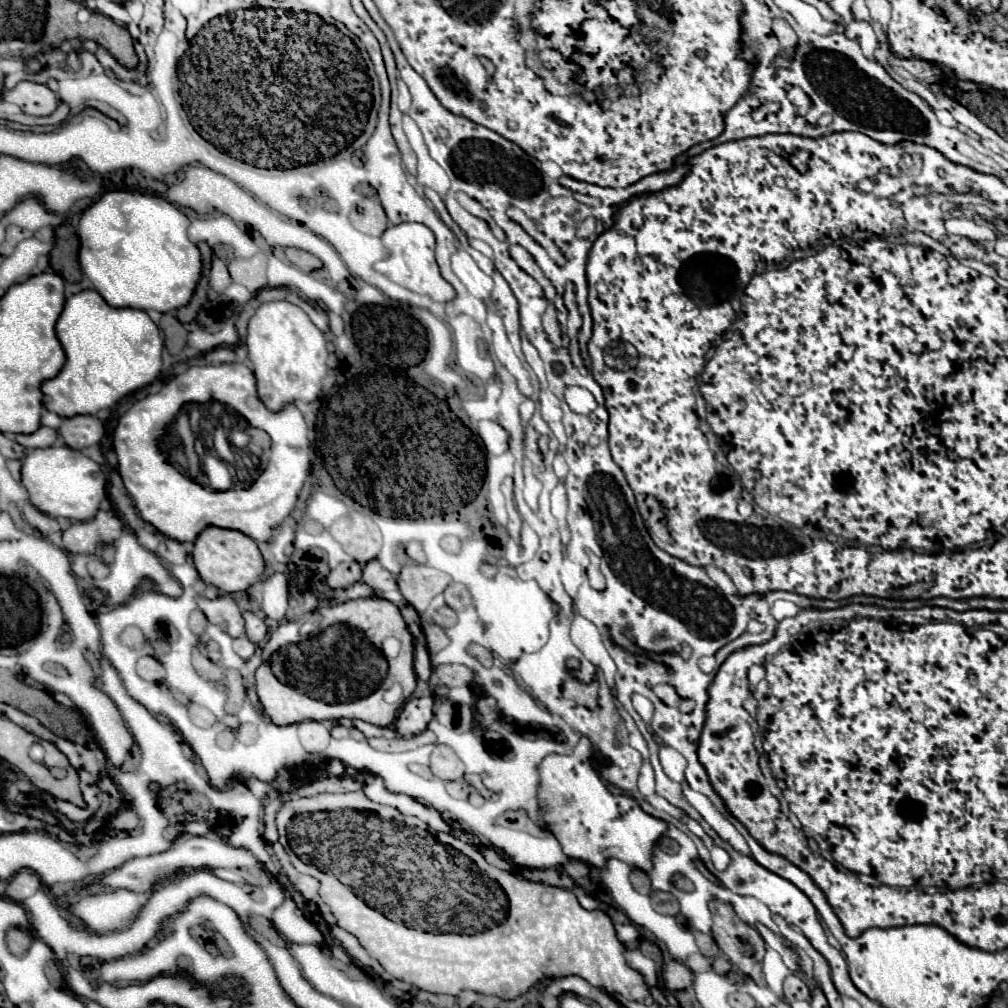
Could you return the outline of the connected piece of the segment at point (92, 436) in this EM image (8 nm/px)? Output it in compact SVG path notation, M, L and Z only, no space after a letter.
M80 414L72 418L64 418L62 426L58 428L64 444L70 448L88 448L92 444L98 444L104 436L104 426L102 420L90 414Z

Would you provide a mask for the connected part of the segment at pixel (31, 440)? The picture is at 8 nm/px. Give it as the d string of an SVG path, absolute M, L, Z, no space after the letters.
M40 426L32 434L16 434L14 440L18 444L22 444L24 448L48 448L48 446L52 446L52 444L58 442L58 432L54 428Z

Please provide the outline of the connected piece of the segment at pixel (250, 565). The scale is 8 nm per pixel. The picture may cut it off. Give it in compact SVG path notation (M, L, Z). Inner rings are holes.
M218 526L204 528L194 542L192 558L202 580L218 586L224 592L244 592L264 574L264 560L260 556L258 544L238 530Z

